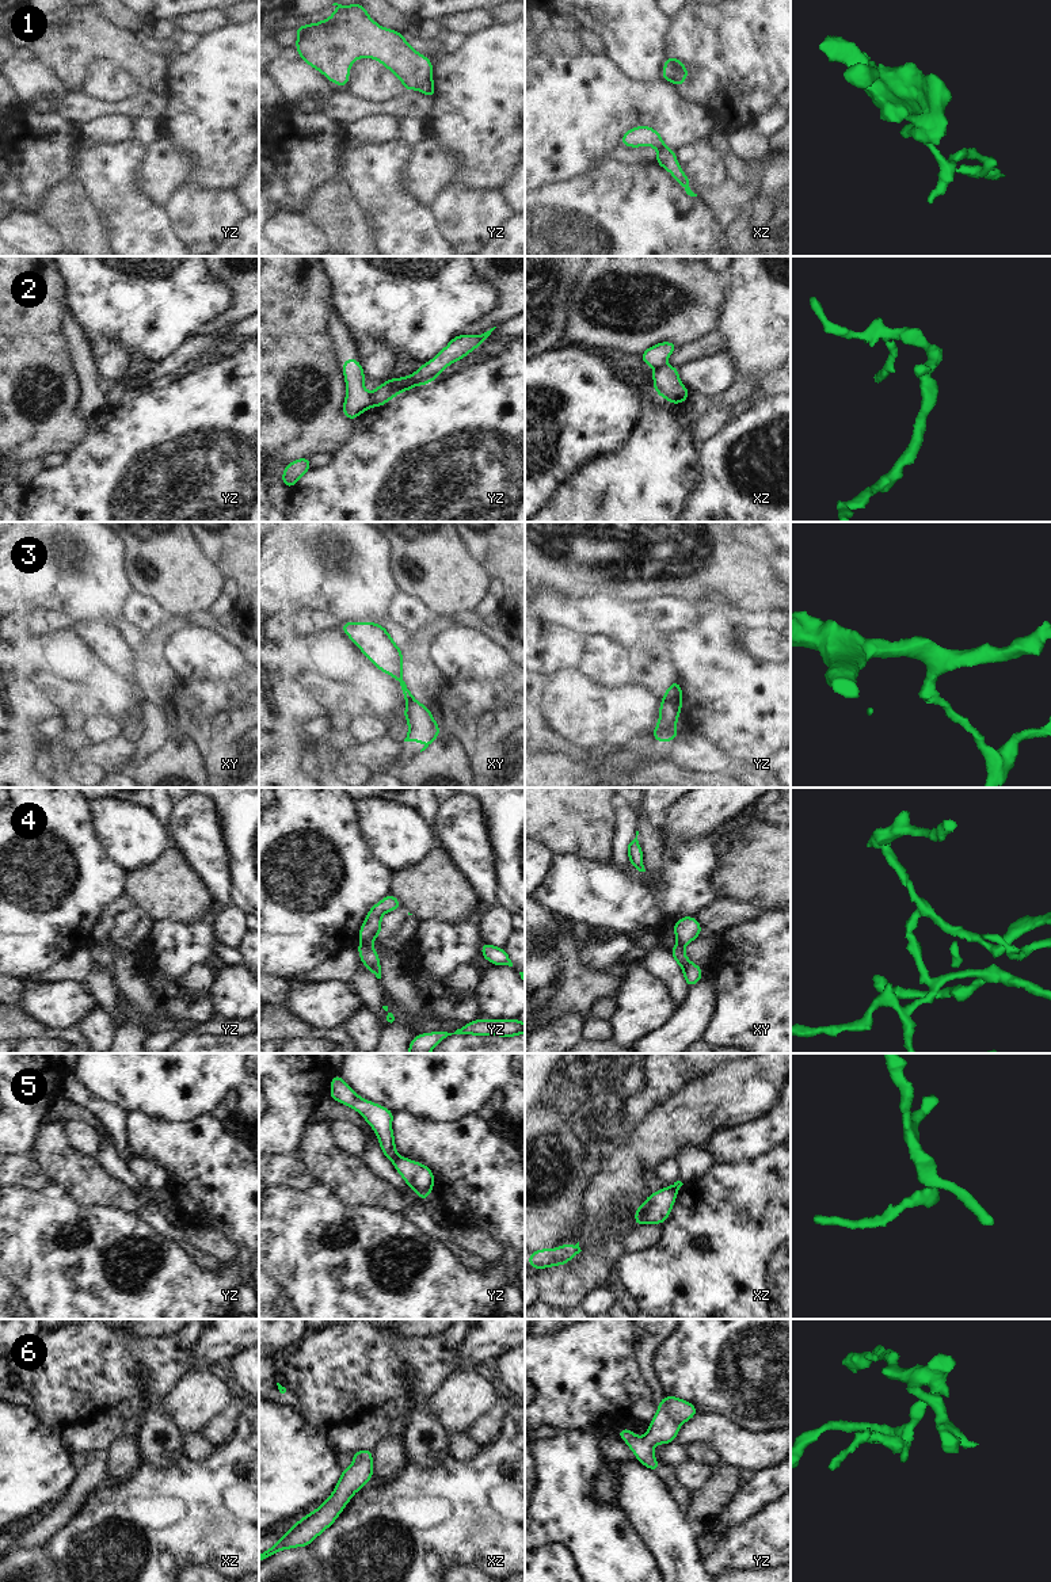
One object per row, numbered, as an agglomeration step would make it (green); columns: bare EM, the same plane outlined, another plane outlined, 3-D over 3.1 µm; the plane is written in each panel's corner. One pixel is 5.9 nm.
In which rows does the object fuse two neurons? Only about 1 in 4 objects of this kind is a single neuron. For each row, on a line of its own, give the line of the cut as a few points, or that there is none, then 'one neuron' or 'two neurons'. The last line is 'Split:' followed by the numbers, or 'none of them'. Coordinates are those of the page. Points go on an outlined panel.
1: yz (430, 79), (418, 88) | two neurons
2: yz (369, 393), (372, 406) | two neurons
3: yz (662, 698), (678, 711) | two neurons
4: yz (369, 944), (360, 946) | two neurons
5: yz (398, 1157), (393, 1162) | two neurons
6: yz (659, 1405), (680, 1425) | two neurons
Split: 1, 2, 3, 4, 5, 6

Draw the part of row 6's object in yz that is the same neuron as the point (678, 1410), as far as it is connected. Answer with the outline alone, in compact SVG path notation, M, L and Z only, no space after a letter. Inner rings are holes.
M663 1396L659 1406L663 1407L669 1417L679 1426L698 1413L694 1404L677 1396Z

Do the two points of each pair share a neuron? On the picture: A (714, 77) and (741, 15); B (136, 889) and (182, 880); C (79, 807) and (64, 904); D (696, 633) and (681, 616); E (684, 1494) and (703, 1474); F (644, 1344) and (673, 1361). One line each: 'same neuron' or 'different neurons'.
A: same neuron
B: same neuron
C: same neuron
D: different neurons
E: different neurons
F: different neurons

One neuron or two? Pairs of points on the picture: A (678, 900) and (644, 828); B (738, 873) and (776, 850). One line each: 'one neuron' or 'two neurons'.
A: two neurons
B: one neuron

